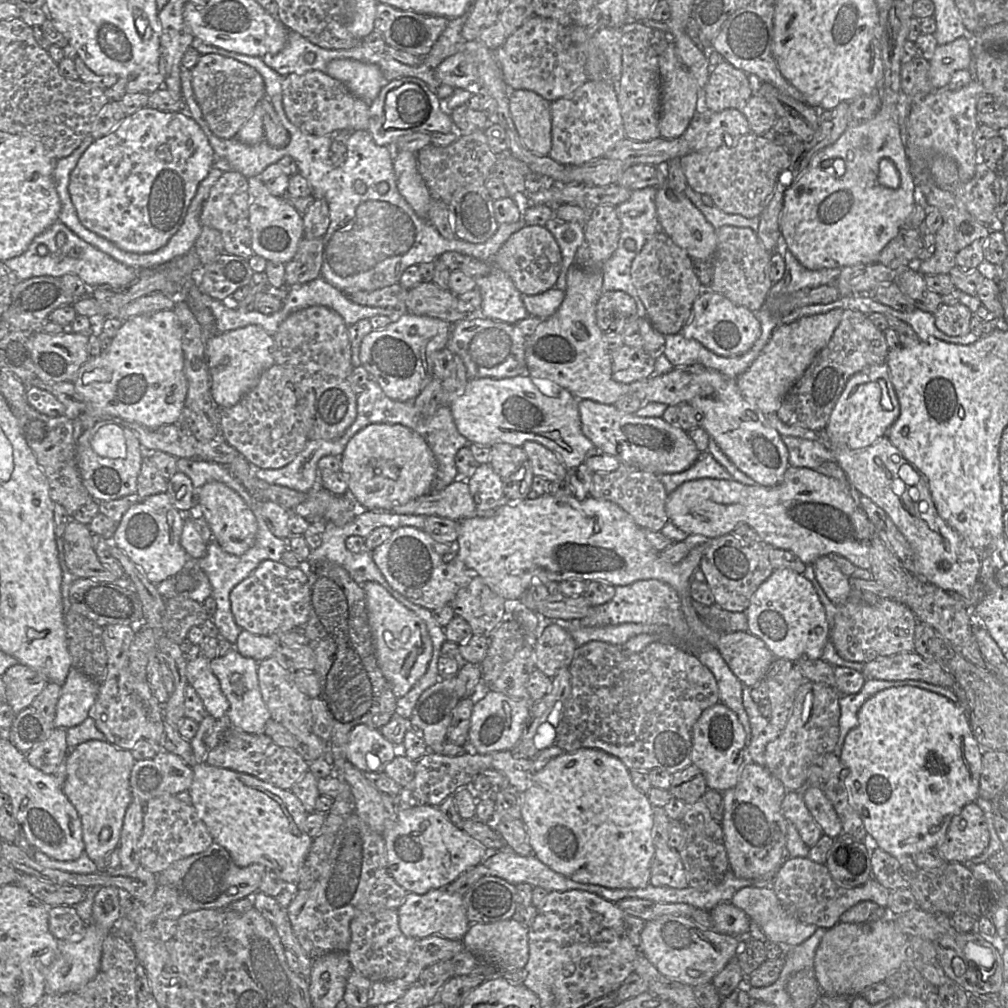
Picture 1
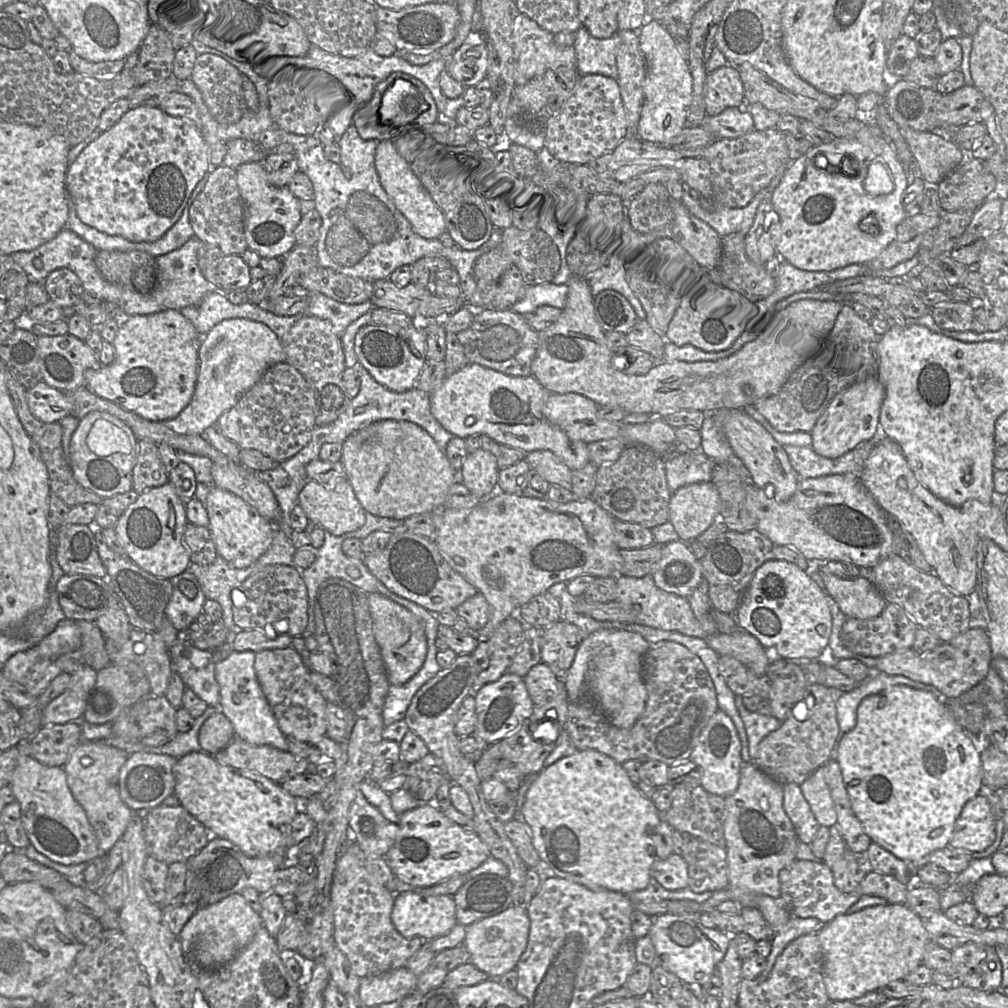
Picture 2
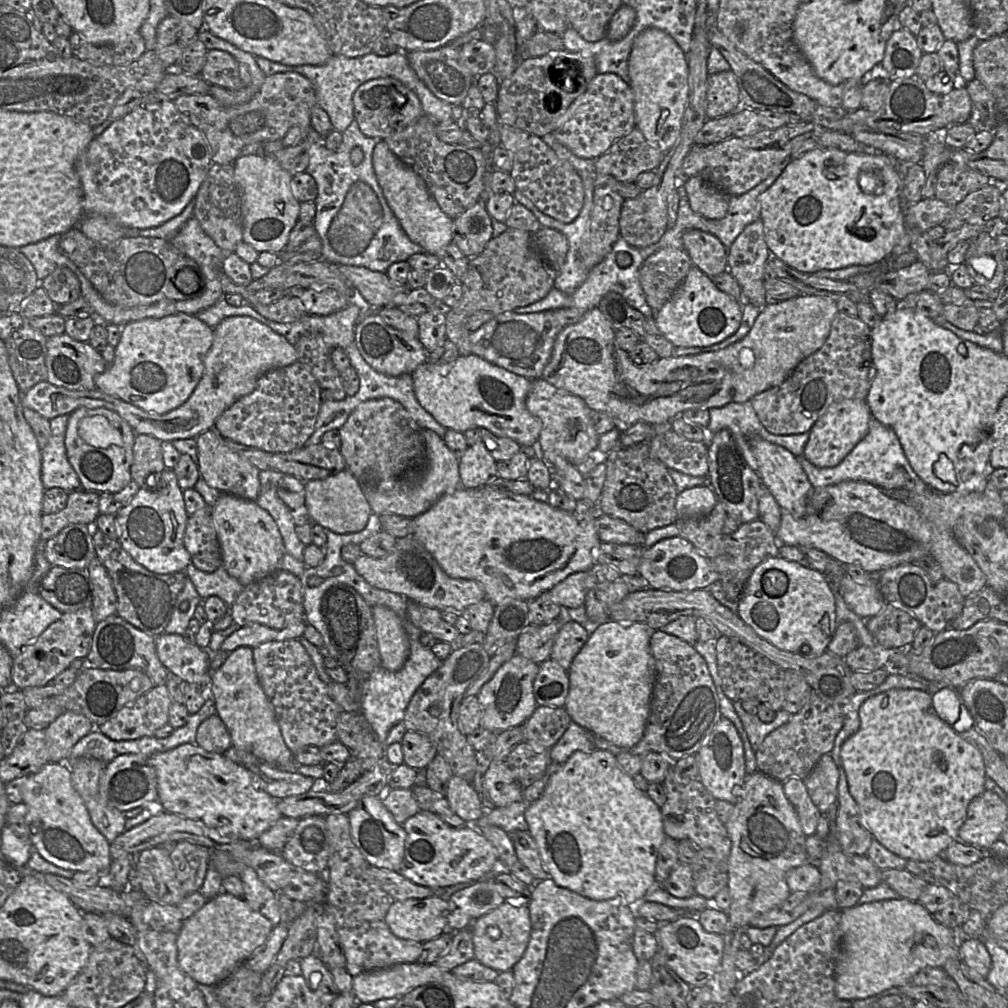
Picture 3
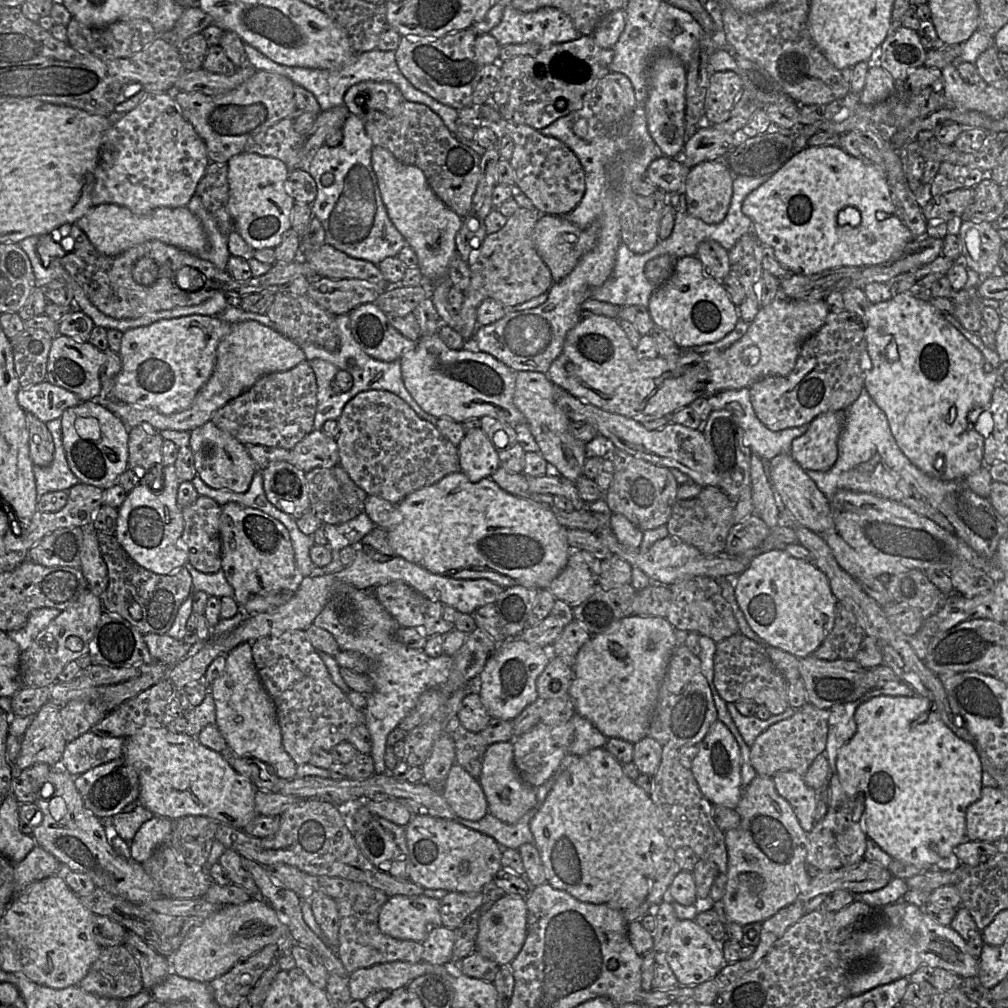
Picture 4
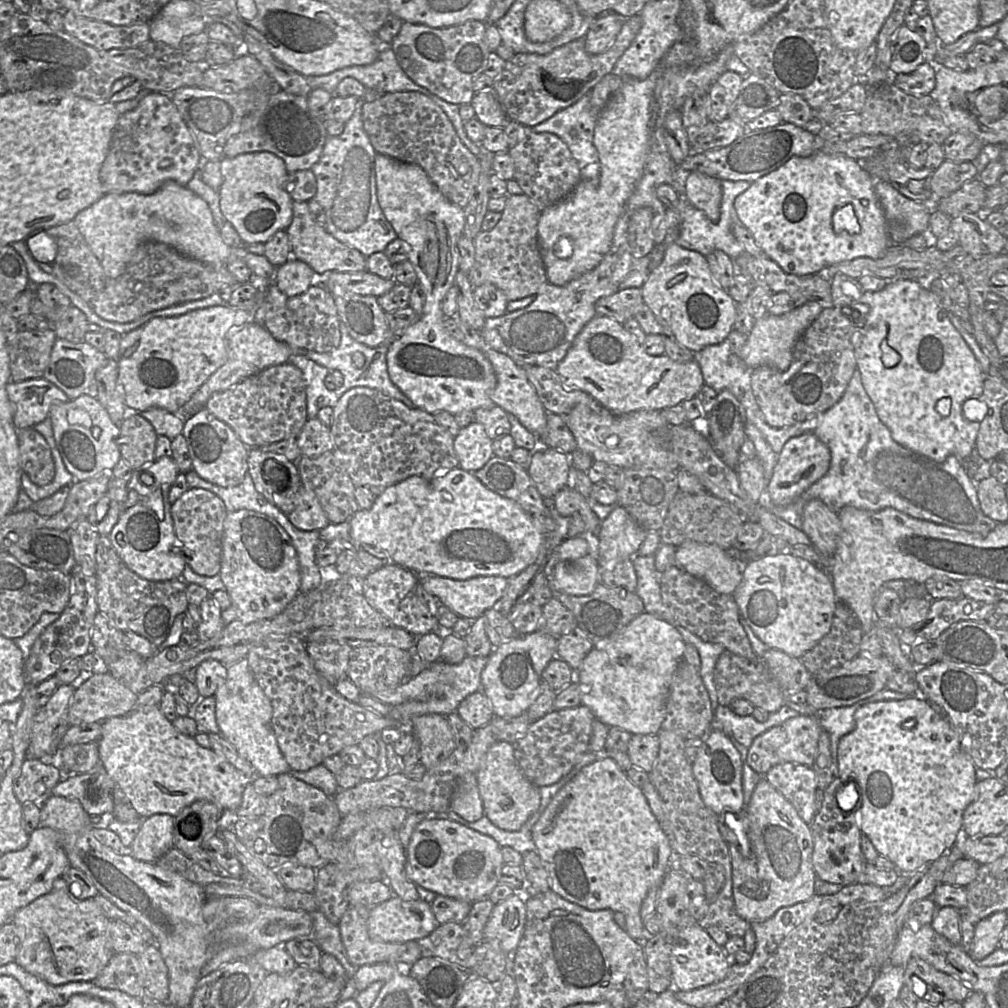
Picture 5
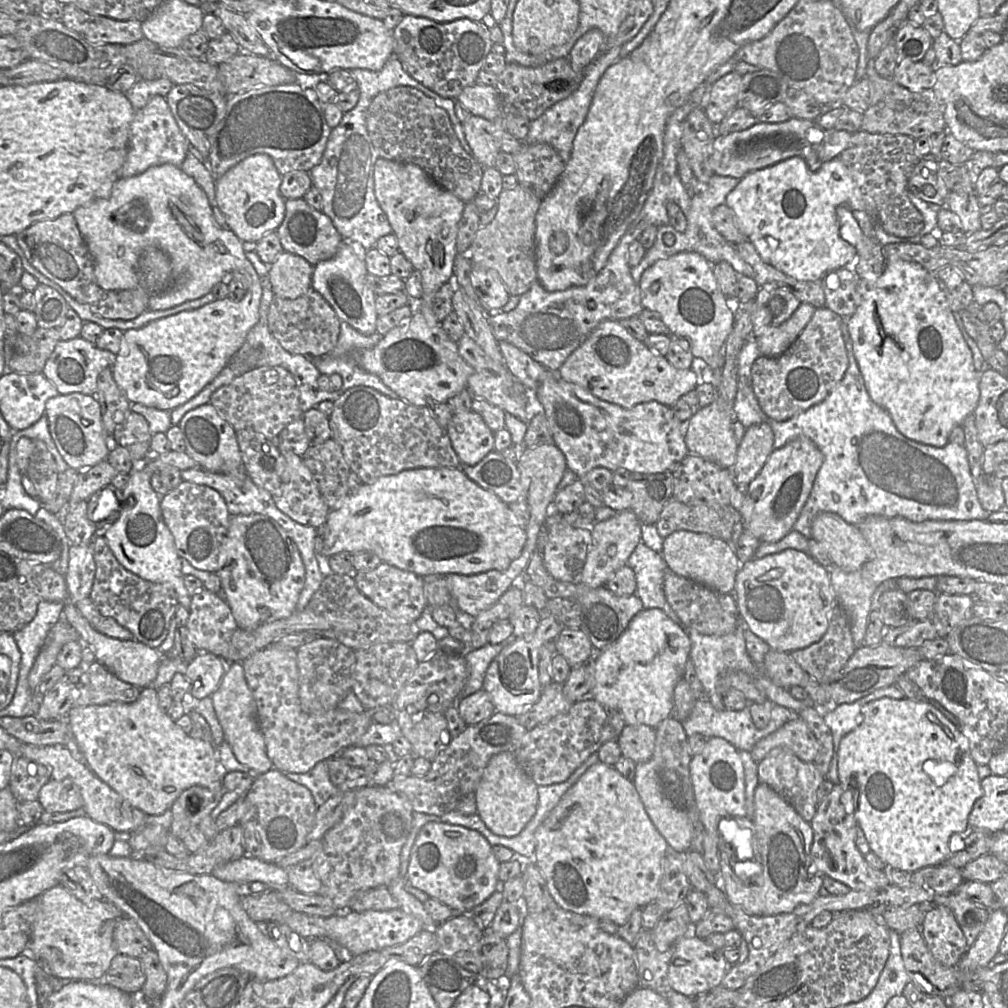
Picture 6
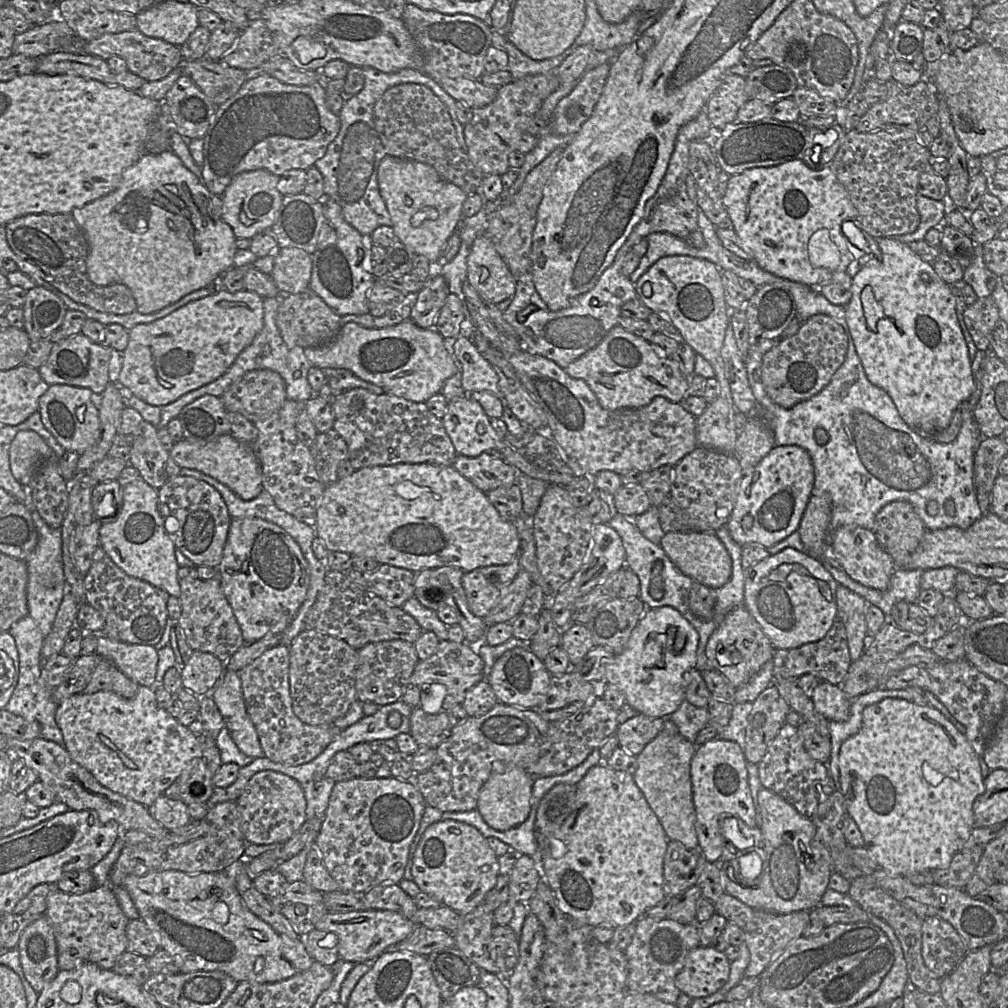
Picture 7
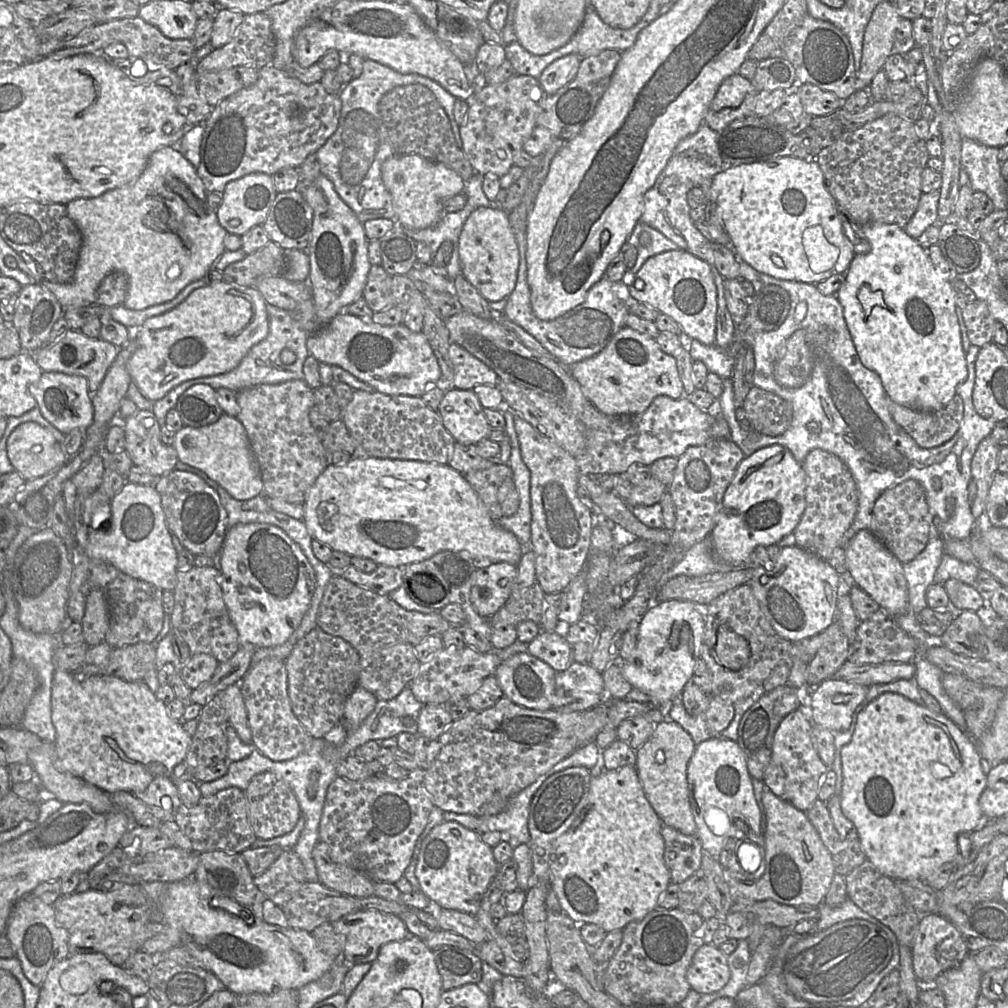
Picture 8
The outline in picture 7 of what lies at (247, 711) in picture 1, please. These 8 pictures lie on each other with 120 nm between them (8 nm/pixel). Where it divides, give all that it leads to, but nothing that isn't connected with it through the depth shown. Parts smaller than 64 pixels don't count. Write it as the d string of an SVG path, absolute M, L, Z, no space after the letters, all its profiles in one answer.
M224 670L220 681L209 695L239 750L253 759L264 757L257 731L246 710L239 673Z

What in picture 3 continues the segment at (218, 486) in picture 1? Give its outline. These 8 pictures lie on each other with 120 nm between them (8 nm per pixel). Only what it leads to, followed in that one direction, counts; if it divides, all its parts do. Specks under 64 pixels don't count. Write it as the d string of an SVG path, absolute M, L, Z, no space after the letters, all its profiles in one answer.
M222 493L210 508L212 520L220 546L222 566L244 587L279 570L279 563L286 553L282 536L272 516L255 501Z

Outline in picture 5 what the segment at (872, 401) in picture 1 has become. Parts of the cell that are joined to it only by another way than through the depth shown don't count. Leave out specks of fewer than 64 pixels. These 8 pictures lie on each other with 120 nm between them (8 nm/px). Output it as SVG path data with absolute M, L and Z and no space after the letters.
M804 433L790 438L778 455L773 475L767 484L767 497L773 505L785 506L792 503L814 482L823 477L831 464L831 452L815 434Z

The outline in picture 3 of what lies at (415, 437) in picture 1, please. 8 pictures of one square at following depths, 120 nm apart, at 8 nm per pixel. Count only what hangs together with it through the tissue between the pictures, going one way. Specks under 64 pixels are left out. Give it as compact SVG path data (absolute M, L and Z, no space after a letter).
M423 429L425 456L422 463L408 470L387 492L379 492L374 486L362 486L363 493L373 513L395 514L415 518L428 511L444 495L465 488L461 484L459 458L447 447L443 439L430 429Z

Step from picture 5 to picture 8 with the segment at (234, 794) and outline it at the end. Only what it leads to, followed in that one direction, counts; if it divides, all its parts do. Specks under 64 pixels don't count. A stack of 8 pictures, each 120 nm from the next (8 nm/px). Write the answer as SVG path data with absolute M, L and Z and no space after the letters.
M55 670L51 689L51 721L56 730L56 740L54 742L56 760L53 763L54 767L59 772L69 772L107 793L118 791L134 793L144 791L156 777L170 777L174 767L185 760L187 750L191 743L191 736L183 729L181 721L175 721L169 716L166 704L156 697L155 693L150 690L143 680L128 682L118 677L105 674L75 677L73 673Z

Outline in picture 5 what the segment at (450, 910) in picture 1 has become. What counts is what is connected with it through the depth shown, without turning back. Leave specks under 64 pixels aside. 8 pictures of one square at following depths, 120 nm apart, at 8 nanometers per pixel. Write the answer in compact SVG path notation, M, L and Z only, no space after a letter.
M395 895L370 910L367 925L373 941L398 944L425 942L439 926L430 903L404 901Z

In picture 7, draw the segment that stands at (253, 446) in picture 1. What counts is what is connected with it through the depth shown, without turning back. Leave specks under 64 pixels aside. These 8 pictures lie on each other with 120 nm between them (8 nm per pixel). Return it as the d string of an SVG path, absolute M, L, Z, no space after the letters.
M270 369L245 373L220 396L227 412L237 412L255 423L269 418L287 400L286 385L281 375Z

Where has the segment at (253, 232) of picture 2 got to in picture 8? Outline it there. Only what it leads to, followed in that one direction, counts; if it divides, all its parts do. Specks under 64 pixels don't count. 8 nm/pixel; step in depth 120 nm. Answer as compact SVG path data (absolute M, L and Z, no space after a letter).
M250 173L232 180L221 194L222 202L216 211L217 219L228 234L241 236L252 227L264 223L277 193L272 176L266 173Z

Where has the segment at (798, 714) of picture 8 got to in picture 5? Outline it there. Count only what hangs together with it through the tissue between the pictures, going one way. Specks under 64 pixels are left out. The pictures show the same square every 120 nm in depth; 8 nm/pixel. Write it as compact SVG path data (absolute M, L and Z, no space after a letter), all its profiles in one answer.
M791 762L783 763L772 767L763 778L792 804L806 824L812 824L817 812L817 775L812 767Z

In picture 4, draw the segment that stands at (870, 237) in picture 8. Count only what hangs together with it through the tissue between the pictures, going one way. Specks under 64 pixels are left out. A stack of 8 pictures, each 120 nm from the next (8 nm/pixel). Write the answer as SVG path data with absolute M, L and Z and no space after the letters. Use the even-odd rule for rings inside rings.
M896 293L888 301L870 304L866 313L864 338L866 351L872 363L871 369L865 371L864 387L872 400L886 415L891 433L903 454L922 472L944 481L965 479L965 477L978 471L984 465L983 447L985 438L974 428L974 423L969 421L968 415L974 409L986 408L989 405L992 392L997 386L996 369L992 368L986 362L982 353L953 327L953 325L929 303L925 296ZM939 455L945 458L944 470L937 470L934 467L934 460Z

